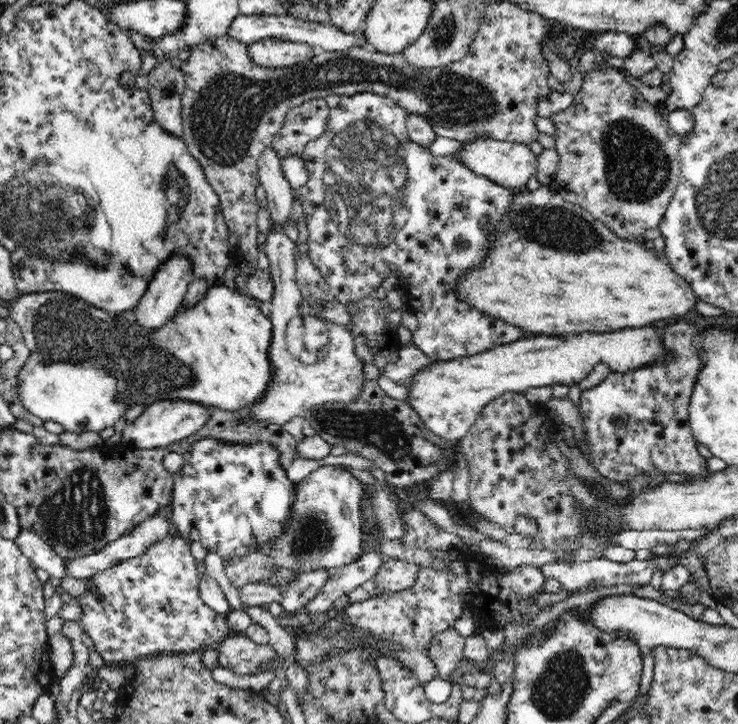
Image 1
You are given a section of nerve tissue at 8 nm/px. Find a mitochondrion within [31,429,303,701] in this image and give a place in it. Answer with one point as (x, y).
(76, 514)

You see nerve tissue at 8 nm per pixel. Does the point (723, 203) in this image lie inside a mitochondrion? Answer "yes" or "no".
yes

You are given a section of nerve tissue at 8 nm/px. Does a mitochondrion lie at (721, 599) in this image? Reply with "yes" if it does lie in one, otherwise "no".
no

